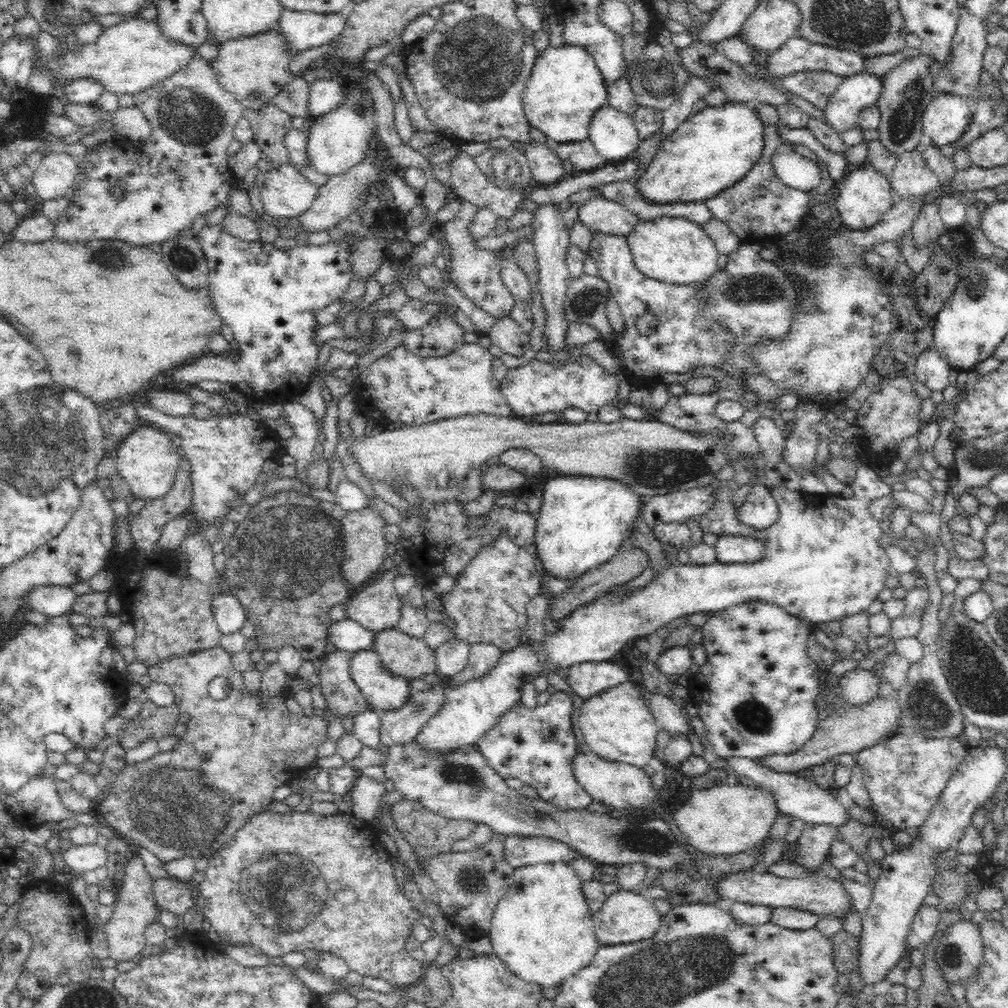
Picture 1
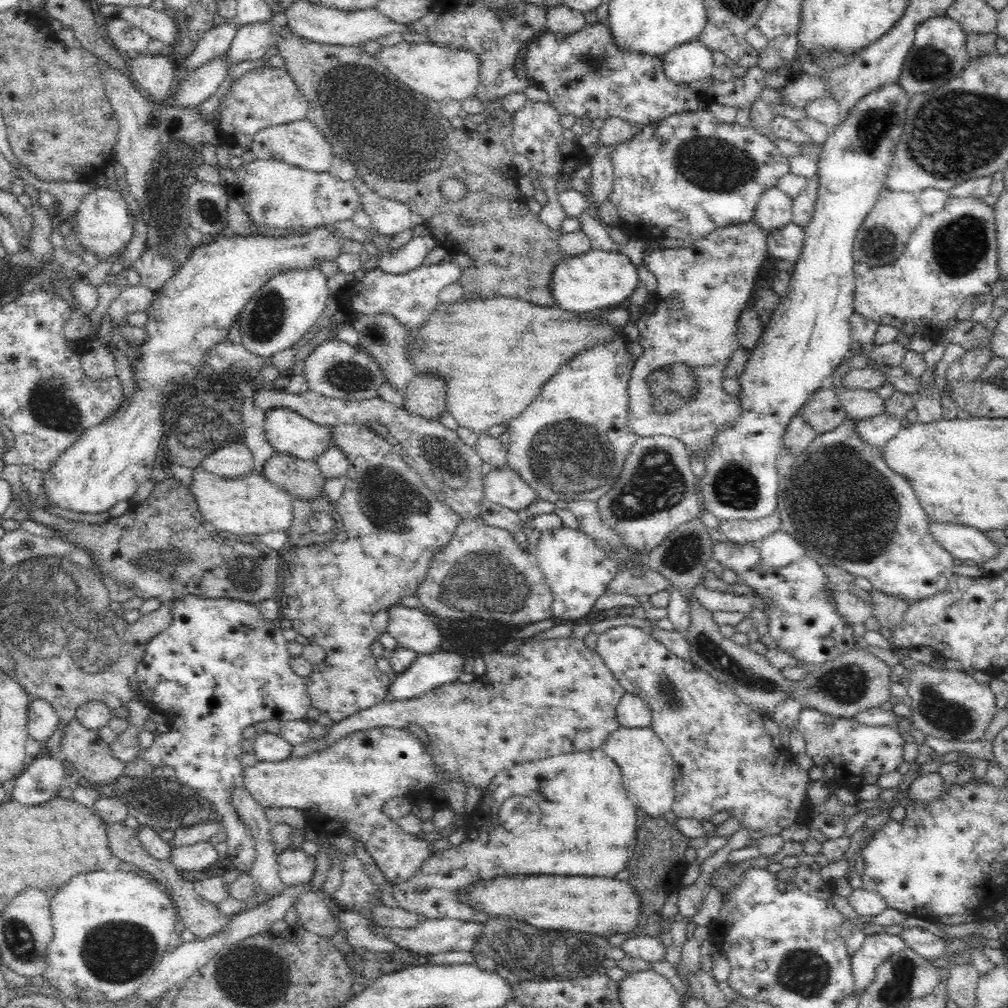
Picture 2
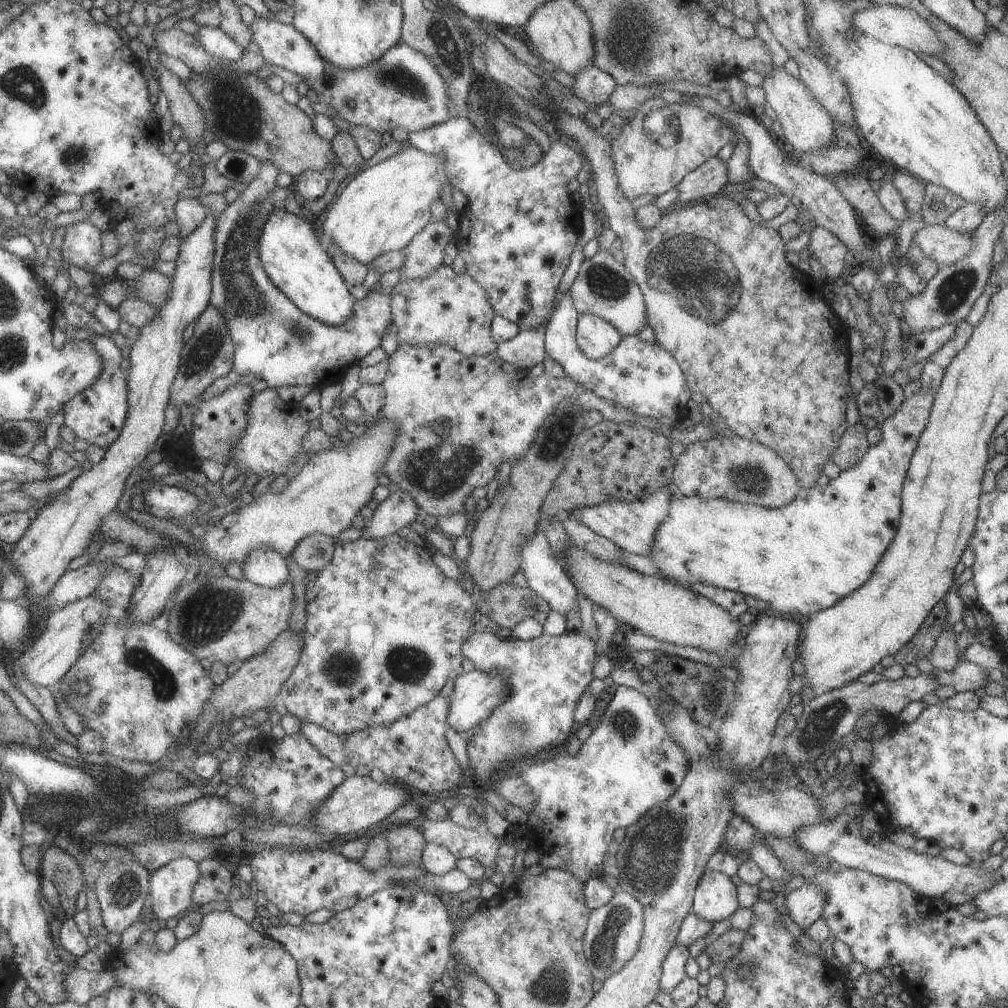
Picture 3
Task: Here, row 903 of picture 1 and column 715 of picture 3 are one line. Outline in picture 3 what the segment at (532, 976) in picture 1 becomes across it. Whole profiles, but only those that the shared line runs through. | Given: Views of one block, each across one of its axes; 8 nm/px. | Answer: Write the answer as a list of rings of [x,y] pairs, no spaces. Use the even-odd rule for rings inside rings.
[[[965,320],[954,322],[957,330],[939,350],[923,362],[920,375],[922,390],[904,398],[898,409],[879,426],[879,441],[861,457],[857,466],[841,469],[827,486],[800,488],[791,504],[781,508],[725,500],[671,496],[667,516],[659,522],[649,559],[655,563],[661,576],[688,586],[701,582],[707,586],[730,590],[767,602],[773,614],[804,620],[839,602],[845,595],[867,582],[871,570],[879,562],[883,550],[895,536],[901,512],[901,489],[909,460],[917,448],[919,436],[927,426],[934,391],[939,386],[947,366],[971,336],[973,326]]]

